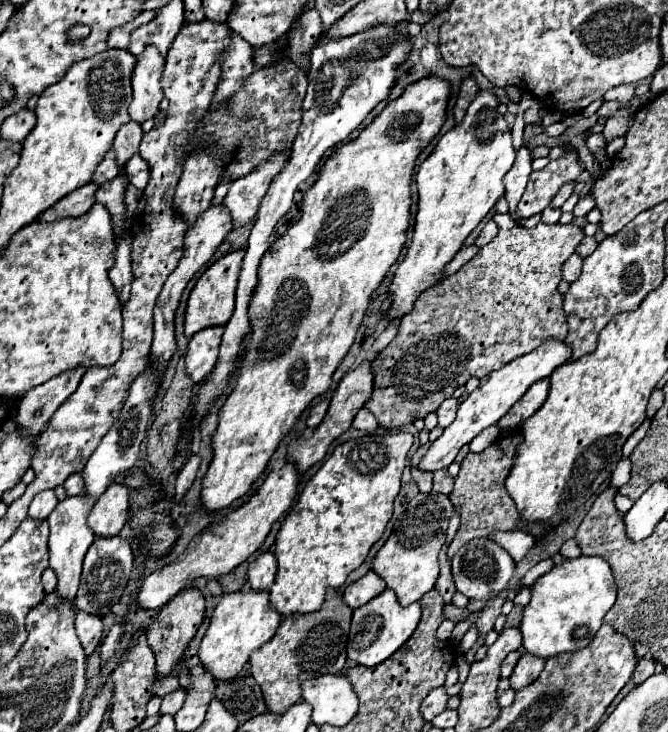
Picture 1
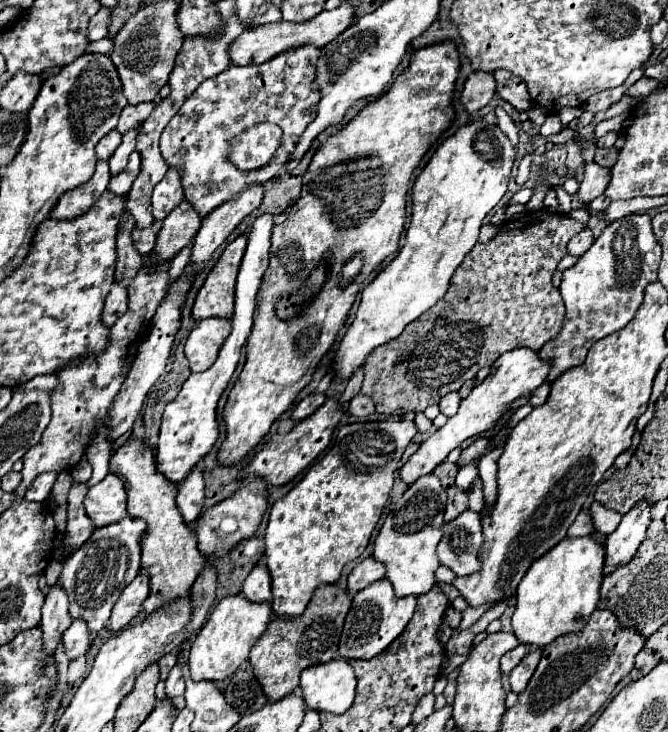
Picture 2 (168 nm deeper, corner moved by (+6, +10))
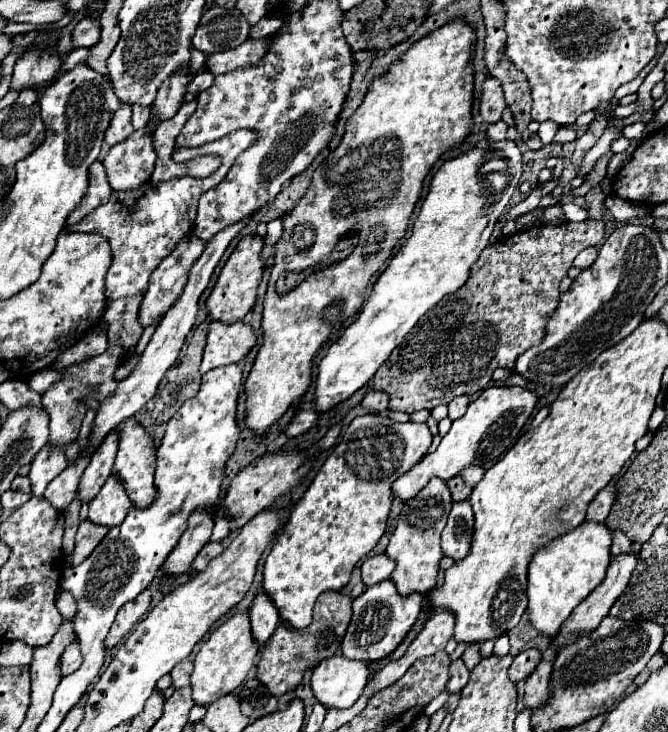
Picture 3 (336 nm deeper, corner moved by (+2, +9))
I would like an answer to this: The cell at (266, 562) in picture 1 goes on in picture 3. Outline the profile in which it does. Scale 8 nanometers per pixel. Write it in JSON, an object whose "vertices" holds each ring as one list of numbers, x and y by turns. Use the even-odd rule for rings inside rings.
{"vertices":[[259,592,253,598,253,604,249,608,249,616,251,616,251,630,255,640,263,646,269,636,275,632,275,628,279,626,279,614,277,608,267,600,269,596,265,592]]}

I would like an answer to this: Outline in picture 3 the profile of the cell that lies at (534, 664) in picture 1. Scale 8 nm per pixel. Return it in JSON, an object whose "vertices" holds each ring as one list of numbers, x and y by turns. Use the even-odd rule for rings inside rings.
{"vertices":[[541,660,533,670,533,674,525,680,525,706,529,706,531,710,539,708,547,700,549,674,551,674,551,662]]}

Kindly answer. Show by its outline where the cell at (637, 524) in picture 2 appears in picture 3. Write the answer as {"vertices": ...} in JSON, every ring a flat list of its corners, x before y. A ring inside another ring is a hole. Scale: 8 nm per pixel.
{"vertices":[[633,548,629,552,613,556,605,580,601,582,601,586,597,586,597,590,593,590,593,594,589,594,589,598,585,598,585,602,577,606,571,618,563,624,559,636,555,638,555,644,557,646,569,644,575,638,575,634,595,630,599,622,609,614,613,602,625,590,635,566,637,566,637,552]]}

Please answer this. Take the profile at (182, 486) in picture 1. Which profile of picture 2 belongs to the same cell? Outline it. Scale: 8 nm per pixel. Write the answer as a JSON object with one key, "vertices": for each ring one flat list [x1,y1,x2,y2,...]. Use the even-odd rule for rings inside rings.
{"vertices":[[199,467,179,485,177,507,187,523,195,523,199,519,199,513,201,513,203,501,205,501,203,489,205,489,205,483,203,483,203,475,201,475]]}

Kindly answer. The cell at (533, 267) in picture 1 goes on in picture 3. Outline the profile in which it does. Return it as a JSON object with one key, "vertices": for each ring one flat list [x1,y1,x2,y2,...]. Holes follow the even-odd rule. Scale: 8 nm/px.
{"vertices":[[601,220,563,222,557,226,537,224,483,248,481,256,471,266,465,286,457,294,445,296,427,316,423,316,397,350,393,350,389,362,377,370,373,388,389,394,389,410,407,414,423,408,433,410,439,404,449,404,455,396,471,396,485,390,495,368,513,368,519,354,543,342,545,324,559,306,559,284,573,266,573,258,583,248,597,246,603,234,605,226]]}

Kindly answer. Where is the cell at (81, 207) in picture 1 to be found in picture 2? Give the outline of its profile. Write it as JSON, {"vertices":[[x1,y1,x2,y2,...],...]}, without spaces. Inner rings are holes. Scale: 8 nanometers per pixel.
{"vertices":[[97,161,97,171,93,173,93,177,85,185,71,189,65,197,61,197,61,201,53,209,51,217,57,221,73,221,73,219,81,217,105,193,109,179,111,179,111,175,109,175,107,161]]}

